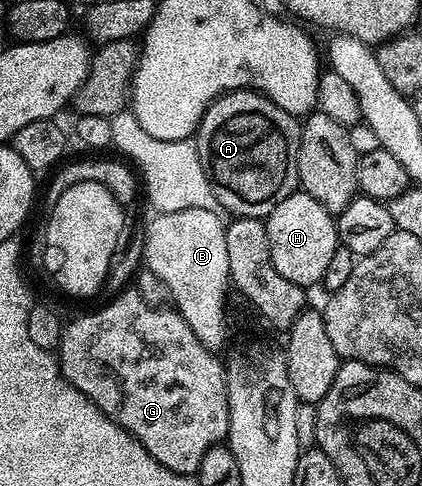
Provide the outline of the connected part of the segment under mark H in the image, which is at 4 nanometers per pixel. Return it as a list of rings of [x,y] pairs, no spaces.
[[[298,191],[287,195],[264,222],[275,271],[296,285],[312,287],[316,281],[317,284],[324,282],[327,263],[331,263],[331,255],[335,255],[339,247],[334,214],[328,213],[323,203],[315,203],[311,195]]]

